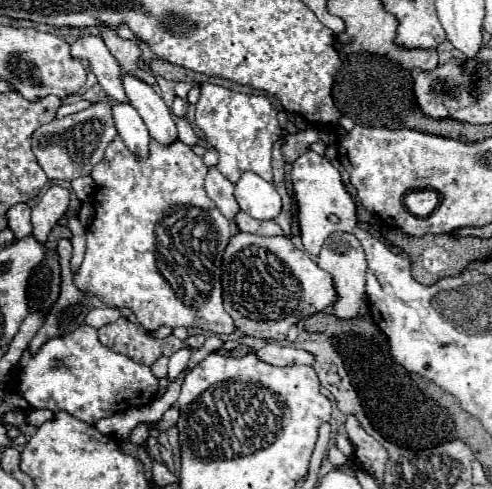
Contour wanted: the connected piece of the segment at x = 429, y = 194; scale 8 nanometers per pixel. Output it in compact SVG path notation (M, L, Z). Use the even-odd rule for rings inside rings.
M431 189L425 191L411 191L405 197L405 205L409 211L433 211L437 207L439 199L437 193Z

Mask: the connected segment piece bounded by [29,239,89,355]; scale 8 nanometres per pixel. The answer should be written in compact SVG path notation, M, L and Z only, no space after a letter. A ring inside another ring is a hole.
M61 239L57 245L57 255L59 255L59 265L61 265L61 295L51 307L49 315L45 317L43 327L37 331L29 345L29 353L35 355L41 345L53 337L61 337L65 333L75 331L79 325L83 325L89 305L87 297L83 291L79 291L73 283L73 273L69 269L71 261L71 241Z

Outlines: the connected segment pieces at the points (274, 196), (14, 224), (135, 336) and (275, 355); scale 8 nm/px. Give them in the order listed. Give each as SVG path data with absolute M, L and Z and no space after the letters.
M245 171L237 181L235 197L241 211L255 219L275 219L281 213L281 197L273 183L267 183L251 171Z
M27 203L13 205L7 211L7 221L9 221L9 229L15 233L15 239L23 239L23 237L31 235L31 231L33 231L31 207Z
M125 317L101 327L99 341L111 351L127 355L129 359L143 365L151 365L161 355L169 357L183 345L183 341L179 341L175 335L169 335L165 339L153 339L139 325L131 323Z
M269 343L265 345L261 351L255 351L265 363L271 365L313 365L315 357L313 353L305 351L305 349L297 349L297 347L287 347L287 345L279 345L279 343Z

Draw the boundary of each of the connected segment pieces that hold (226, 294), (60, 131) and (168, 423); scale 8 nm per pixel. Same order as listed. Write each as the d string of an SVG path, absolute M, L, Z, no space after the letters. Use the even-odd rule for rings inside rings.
M237 233L231 237L225 255L223 255L223 305L225 311L233 317L235 327L251 337L263 337L273 341L287 339L287 331L301 317L313 315L335 305L337 291L333 285L333 277L323 271L305 251L293 247L289 237L259 237L251 233Z
M99 101L85 111L67 115L63 119L53 119L51 123L41 125L31 137L31 149L37 163L47 173L49 179L73 181L75 177L91 173L91 169L103 159L107 145L115 137L117 137L117 129L111 115L111 103Z
M169 407L169 409L163 413L163 417L157 421L157 427L159 427L161 431L165 431L165 429L173 427L173 425L177 423L177 419L179 419L179 409L177 409L177 407Z

